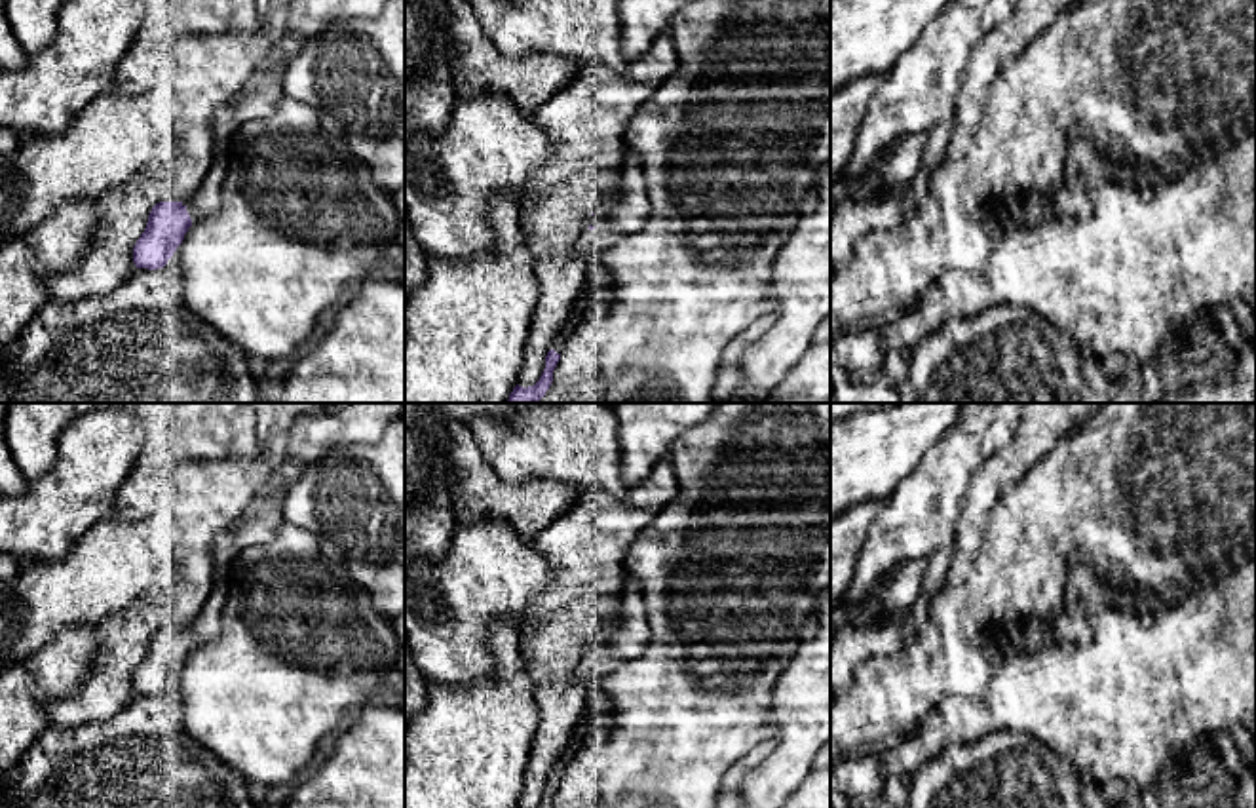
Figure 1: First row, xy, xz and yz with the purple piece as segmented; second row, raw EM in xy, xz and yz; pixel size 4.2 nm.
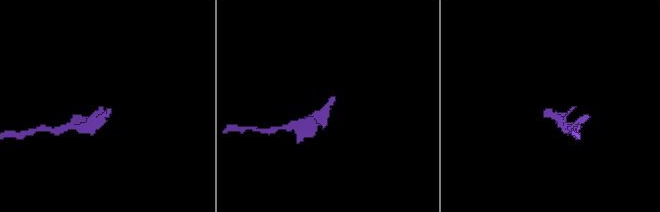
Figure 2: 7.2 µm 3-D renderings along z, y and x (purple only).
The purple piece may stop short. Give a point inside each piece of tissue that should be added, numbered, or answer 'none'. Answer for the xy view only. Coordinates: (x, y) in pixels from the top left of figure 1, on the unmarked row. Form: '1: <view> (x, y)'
1: xy (259, 523)

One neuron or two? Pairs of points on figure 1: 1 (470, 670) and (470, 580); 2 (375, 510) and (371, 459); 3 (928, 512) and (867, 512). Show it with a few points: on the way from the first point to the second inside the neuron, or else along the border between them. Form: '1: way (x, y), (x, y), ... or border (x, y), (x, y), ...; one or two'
1: way (470, 647), (470, 603); one
2: way (371, 497), (371, 472); one
3: border (888, 500), (871, 525), (861, 554); two

